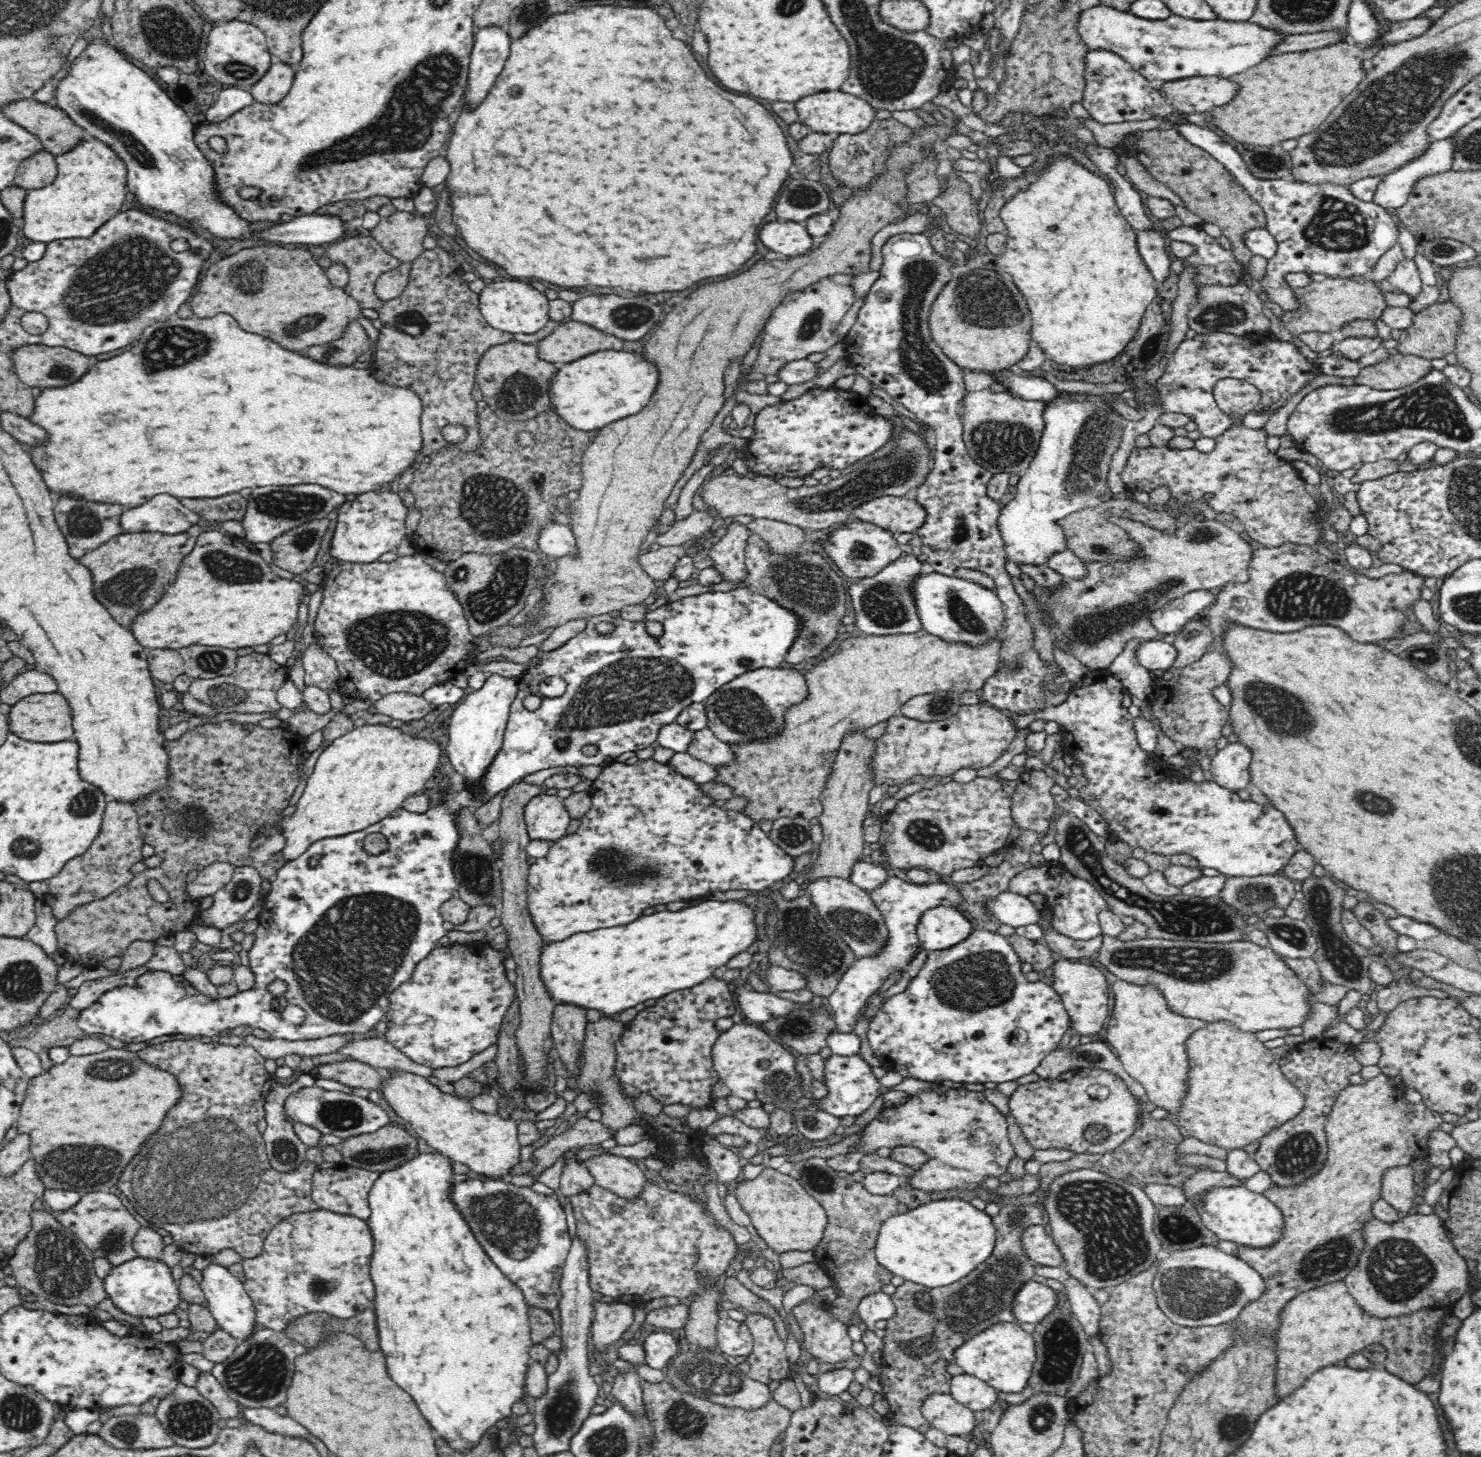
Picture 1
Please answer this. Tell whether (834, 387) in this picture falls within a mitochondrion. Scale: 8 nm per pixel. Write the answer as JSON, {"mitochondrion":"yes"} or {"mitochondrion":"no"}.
{"mitochondrion":"no"}

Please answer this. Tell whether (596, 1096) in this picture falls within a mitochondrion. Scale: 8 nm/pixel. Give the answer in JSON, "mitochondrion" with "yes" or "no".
{"mitochondrion":"no"}

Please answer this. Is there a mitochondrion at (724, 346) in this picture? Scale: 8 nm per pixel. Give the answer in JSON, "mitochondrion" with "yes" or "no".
{"mitochondrion":"no"}

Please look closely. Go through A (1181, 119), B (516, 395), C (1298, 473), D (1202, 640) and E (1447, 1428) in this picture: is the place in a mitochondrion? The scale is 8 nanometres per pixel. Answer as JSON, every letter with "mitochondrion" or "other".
{"A":"other","B":"mitochondrion","C":"other","D":"other","E":"other"}

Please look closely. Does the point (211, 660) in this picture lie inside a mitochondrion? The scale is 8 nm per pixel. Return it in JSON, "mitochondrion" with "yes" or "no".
{"mitochondrion":"yes"}

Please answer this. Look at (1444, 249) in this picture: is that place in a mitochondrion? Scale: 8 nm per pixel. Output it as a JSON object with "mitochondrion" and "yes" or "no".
{"mitochondrion":"yes"}

